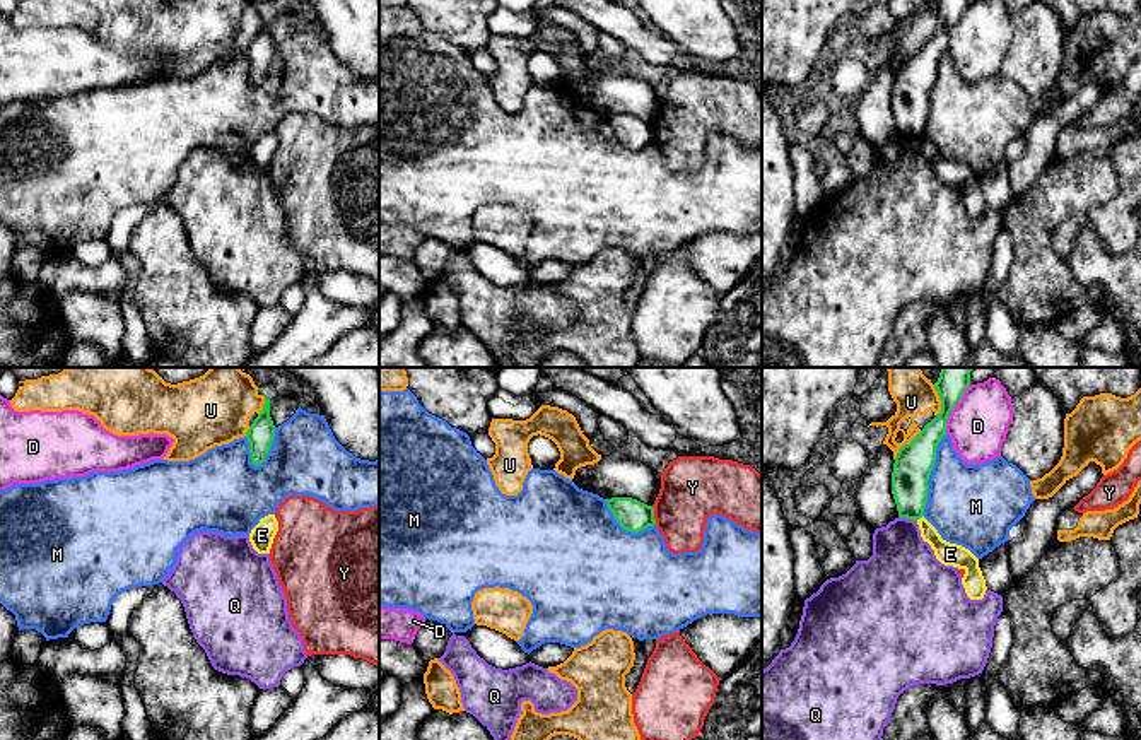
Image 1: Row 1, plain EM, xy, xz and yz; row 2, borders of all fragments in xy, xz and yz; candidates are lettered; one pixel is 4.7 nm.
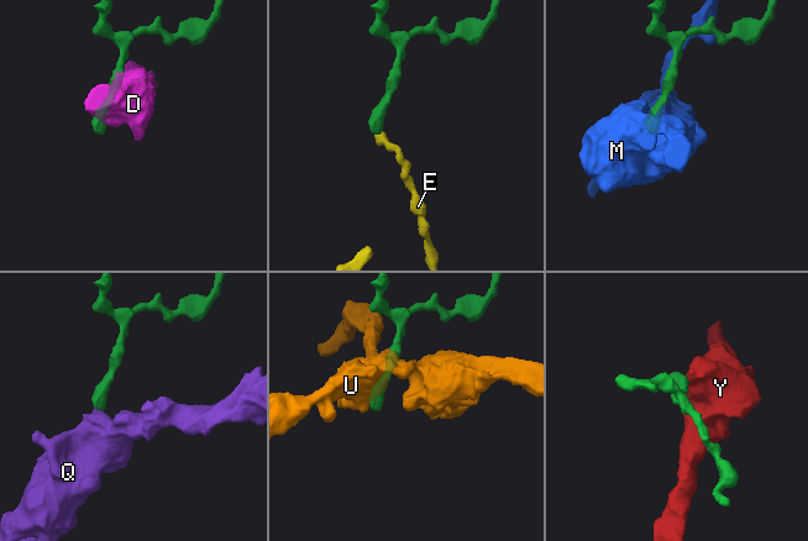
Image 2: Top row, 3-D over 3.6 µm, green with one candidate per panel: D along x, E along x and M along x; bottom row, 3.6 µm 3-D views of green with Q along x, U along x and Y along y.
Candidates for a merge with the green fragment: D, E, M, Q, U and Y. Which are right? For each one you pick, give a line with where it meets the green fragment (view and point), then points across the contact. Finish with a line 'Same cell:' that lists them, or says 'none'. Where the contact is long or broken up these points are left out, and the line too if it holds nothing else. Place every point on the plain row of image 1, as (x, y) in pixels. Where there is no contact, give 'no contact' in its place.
Same cell: none

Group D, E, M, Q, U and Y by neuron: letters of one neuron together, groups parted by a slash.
D / E / M / Q / U / Y

